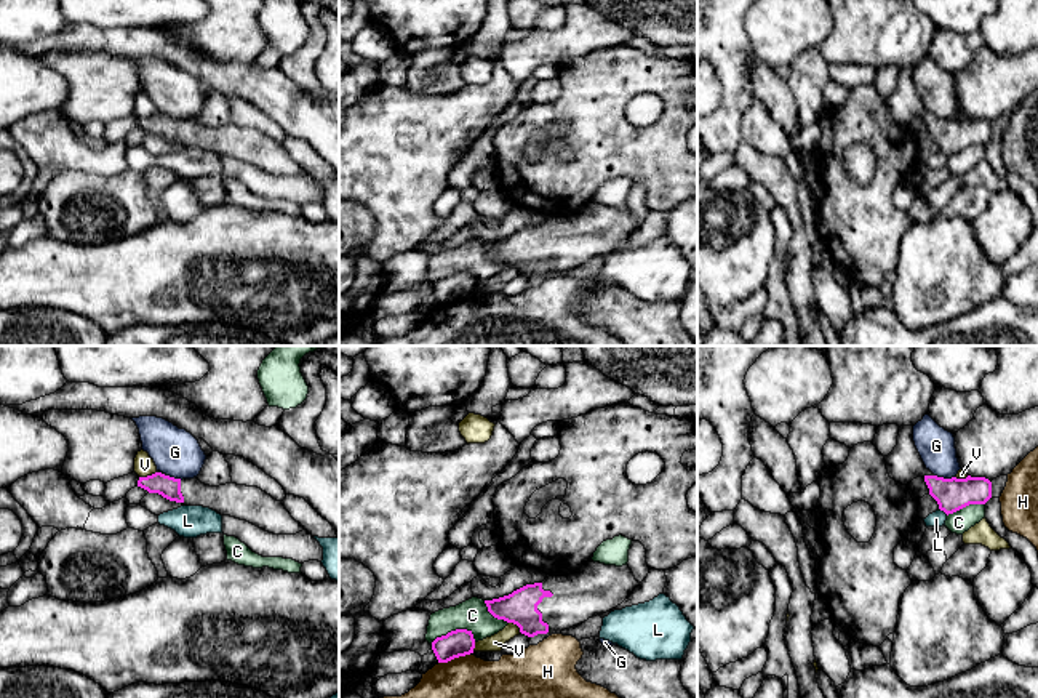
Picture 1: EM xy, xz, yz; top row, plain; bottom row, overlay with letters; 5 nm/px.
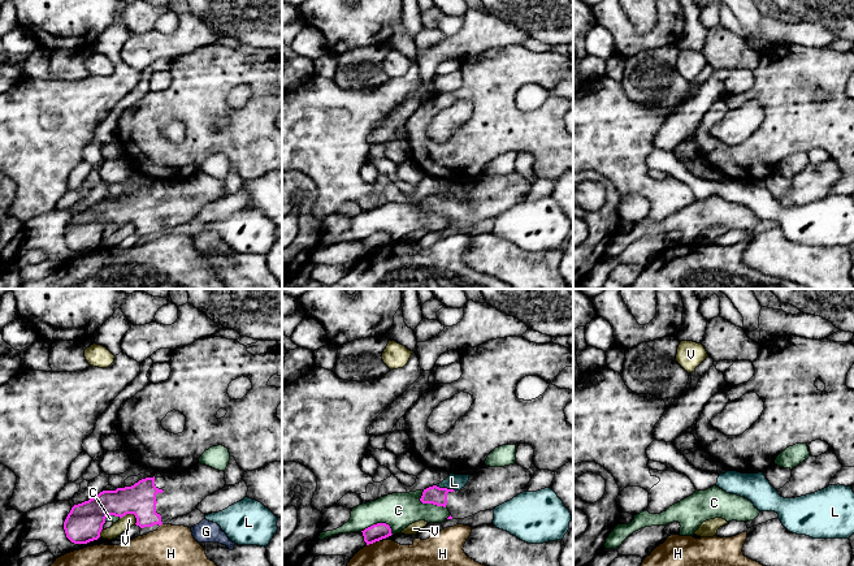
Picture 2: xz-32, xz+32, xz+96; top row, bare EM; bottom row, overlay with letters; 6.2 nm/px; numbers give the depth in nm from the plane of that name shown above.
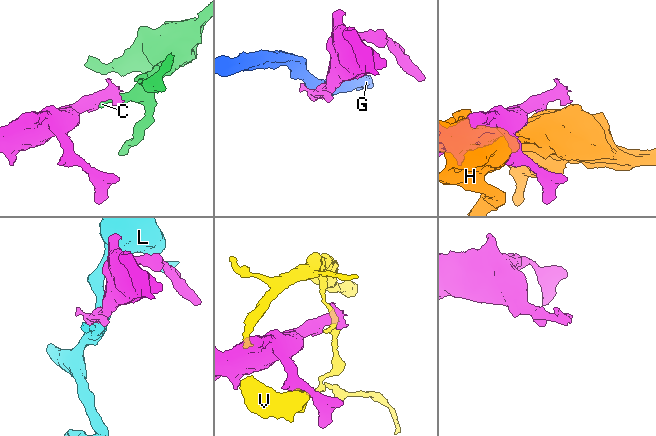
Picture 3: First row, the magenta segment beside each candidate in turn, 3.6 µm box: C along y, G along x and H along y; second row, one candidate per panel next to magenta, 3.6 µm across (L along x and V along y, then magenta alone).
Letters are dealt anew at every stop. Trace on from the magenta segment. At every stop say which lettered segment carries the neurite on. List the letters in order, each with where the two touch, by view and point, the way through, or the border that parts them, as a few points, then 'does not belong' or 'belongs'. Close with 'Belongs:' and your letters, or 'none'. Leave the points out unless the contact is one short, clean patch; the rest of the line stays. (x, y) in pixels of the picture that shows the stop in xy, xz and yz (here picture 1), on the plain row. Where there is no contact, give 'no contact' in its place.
C: contact xz (453, 272); does not belong
G: contact yz (942, 119); border yz (934, 116), (954, 119); does not belong
H: contact xz (453, 300); does not belong
L: contact yz (944, 152); border yz (939, 149), (947, 156); does not belong
V: contact xy (147, 117); border xy (155, 112), (139, 119); does not belong
Belongs: none

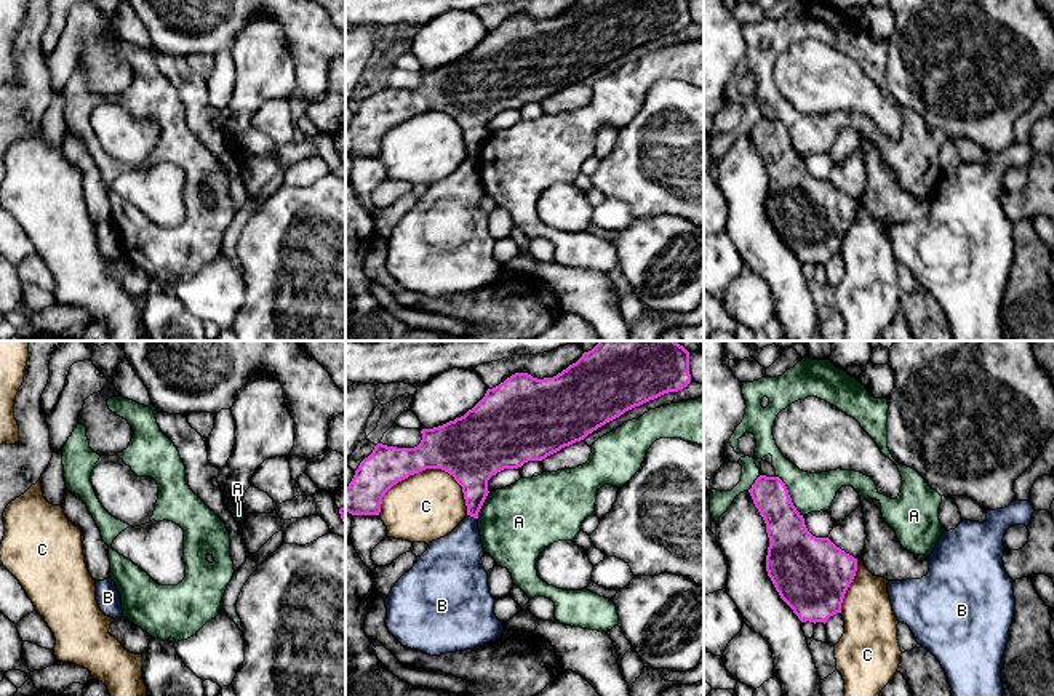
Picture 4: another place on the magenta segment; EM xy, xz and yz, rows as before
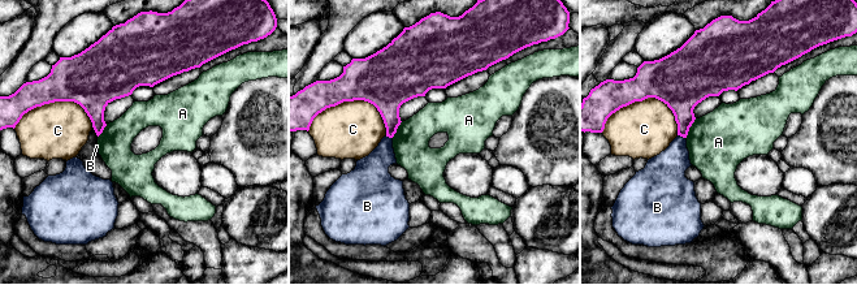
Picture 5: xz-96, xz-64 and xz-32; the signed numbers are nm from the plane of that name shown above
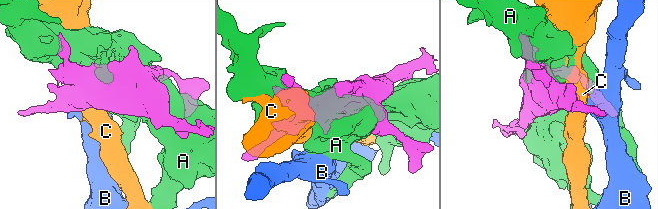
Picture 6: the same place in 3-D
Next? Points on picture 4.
A: contact yz (789, 138); does not belong
B: contact xz (472, 157); border xz (467, 156), (477, 160); does not belong
C: contact xz (423, 111); does not belong
Belongs: none

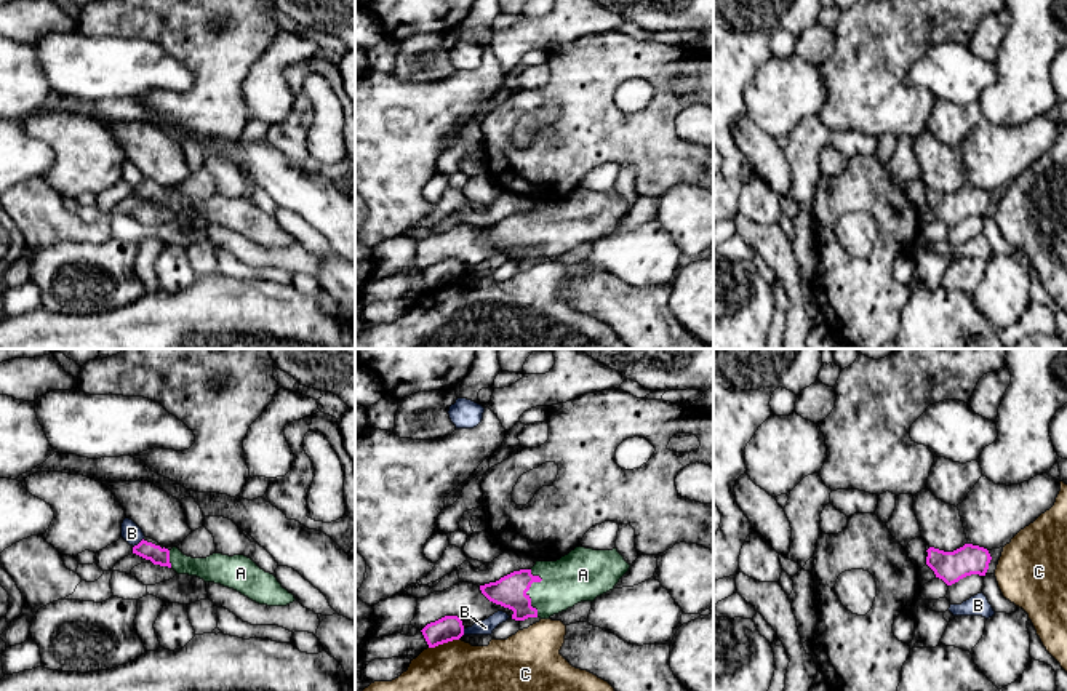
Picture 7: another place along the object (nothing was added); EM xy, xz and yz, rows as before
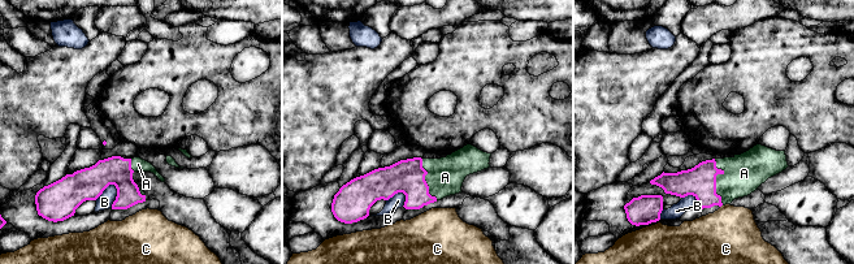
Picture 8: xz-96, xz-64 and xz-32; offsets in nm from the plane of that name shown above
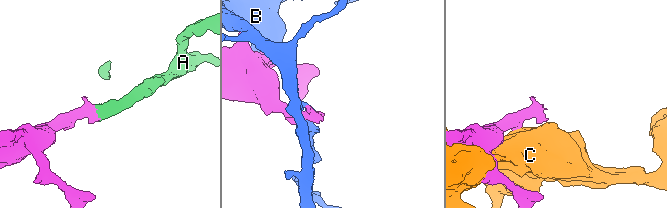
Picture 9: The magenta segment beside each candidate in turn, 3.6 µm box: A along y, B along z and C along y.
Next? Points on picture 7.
A: contact xz (528, 231); way xz (511, 232), (528, 231), (547, 231), (575, 219); belongs
B: contact xy (139, 184); border xy (143, 179), (133, 189); does not belong
C: contact xz (443, 283); does not belong
Belongs: A

